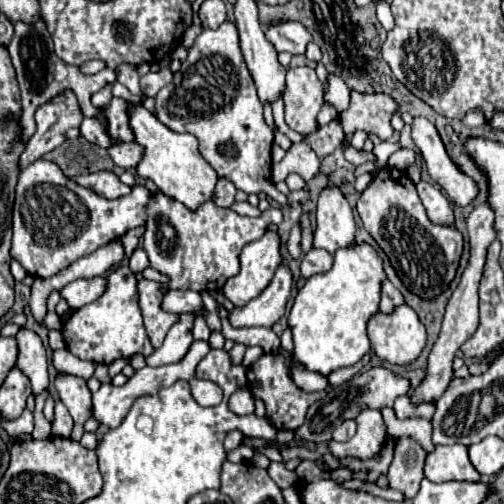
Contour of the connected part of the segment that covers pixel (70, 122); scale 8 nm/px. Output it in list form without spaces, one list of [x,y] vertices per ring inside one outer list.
[[[74,90],[62,92],[58,100],[50,100],[50,104],[42,104],[36,110],[36,132],[30,138],[24,154],[20,156],[20,166],[26,168],[34,160],[42,158],[46,152],[58,148],[66,140],[66,132],[70,128],[78,128],[82,122],[82,110],[76,100]]]

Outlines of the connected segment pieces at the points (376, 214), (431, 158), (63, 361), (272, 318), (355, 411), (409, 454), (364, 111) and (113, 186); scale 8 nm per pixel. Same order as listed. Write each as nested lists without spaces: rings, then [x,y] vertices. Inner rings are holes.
[[[382,168],[358,198],[364,228],[386,252],[404,286],[420,298],[438,296],[452,282],[462,254],[462,234],[446,224],[430,224],[414,182],[396,168]]]
[[[416,116],[412,122],[412,140],[418,146],[432,180],[440,184],[440,188],[446,190],[458,206],[470,204],[476,198],[478,188],[466,174],[460,174],[456,164],[448,158],[434,124],[422,116]]]
[[[62,348],[60,354],[54,354],[52,358],[54,358],[54,368],[56,368],[58,372],[66,372],[66,374],[72,374],[72,376],[80,376],[80,378],[84,378],[84,380],[92,378],[94,368],[96,368],[94,362],[80,360],[80,358],[76,358],[76,356],[74,356],[70,350],[66,350],[66,348]]]
[[[280,266],[270,282],[270,286],[256,298],[252,298],[246,306],[234,308],[230,312],[232,328],[250,328],[264,326],[272,328],[286,312],[286,302],[292,292],[292,274],[286,266]]]
[[[378,366],[378,368],[370,368],[368,372],[340,384],[338,388],[330,390],[326,398],[314,402],[310,408],[308,408],[308,414],[306,414],[306,420],[304,424],[294,432],[298,438],[304,438],[304,440],[312,440],[316,444],[320,442],[330,442],[332,440],[332,430],[342,424],[344,420],[348,418],[356,418],[362,410],[366,408],[384,408],[384,406],[392,406],[394,400],[402,394],[406,394],[410,390],[410,384],[408,380],[404,378],[398,378],[394,376],[390,370]]]
[[[412,438],[394,440],[394,460],[388,470],[390,488],[404,492],[406,498],[414,498],[420,490],[424,478],[424,458],[426,450]]]
[[[352,92],[350,108],[340,114],[340,124],[344,134],[354,134],[364,130],[376,134],[380,140],[388,140],[394,130],[390,126],[390,116],[398,110],[398,104],[386,94],[360,94]]]
[[[106,170],[86,174],[86,176],[72,176],[72,180],[84,188],[94,190],[100,196],[106,196],[106,198],[120,198],[130,192],[130,186],[122,184],[116,174],[106,172]]]

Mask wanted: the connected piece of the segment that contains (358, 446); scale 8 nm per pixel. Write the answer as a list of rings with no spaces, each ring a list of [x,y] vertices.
[[[362,412],[356,418],[358,432],[348,442],[330,442],[332,454],[338,458],[342,456],[356,456],[356,458],[370,458],[374,456],[384,440],[386,426],[380,412]]]

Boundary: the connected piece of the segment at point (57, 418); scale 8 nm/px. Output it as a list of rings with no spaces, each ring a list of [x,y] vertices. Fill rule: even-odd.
[[[58,400],[56,402],[56,410],[54,410],[54,424],[52,424],[52,434],[54,436],[62,436],[68,438],[72,432],[72,416],[68,412],[68,408]]]

